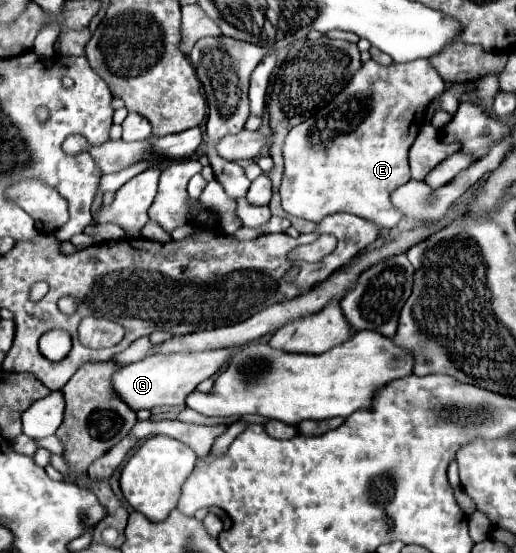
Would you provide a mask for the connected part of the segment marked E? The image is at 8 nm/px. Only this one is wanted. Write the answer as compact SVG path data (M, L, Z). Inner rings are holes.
M374 60L362 62L348 86L326 108L318 110L318 114L288 132L282 146L286 166L280 184L282 208L292 216L312 222L320 222L328 214L350 212L388 230L398 226L404 214L394 208L390 196L398 186L410 180L408 148L412 146L420 126L424 124L426 106L444 90L446 84L428 60L390 66L380 66Z

